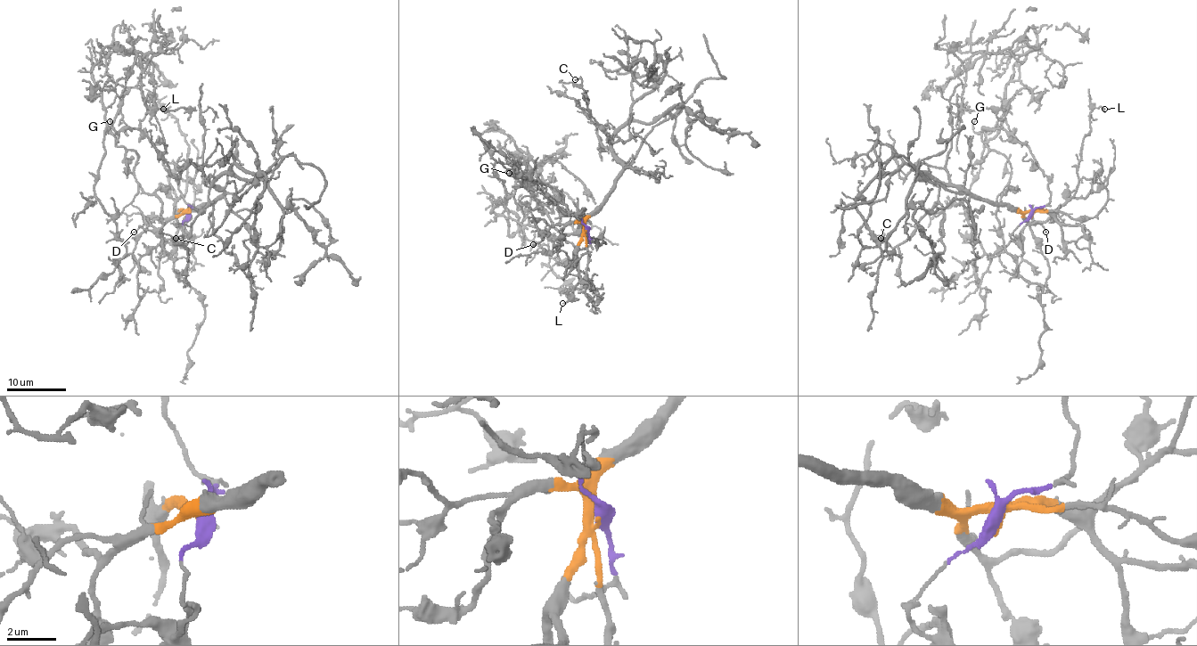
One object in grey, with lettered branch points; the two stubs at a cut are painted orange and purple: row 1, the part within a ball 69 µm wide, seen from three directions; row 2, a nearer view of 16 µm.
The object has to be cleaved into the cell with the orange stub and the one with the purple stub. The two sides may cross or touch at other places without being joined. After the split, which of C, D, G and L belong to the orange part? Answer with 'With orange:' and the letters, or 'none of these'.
With orange: C, D, L

